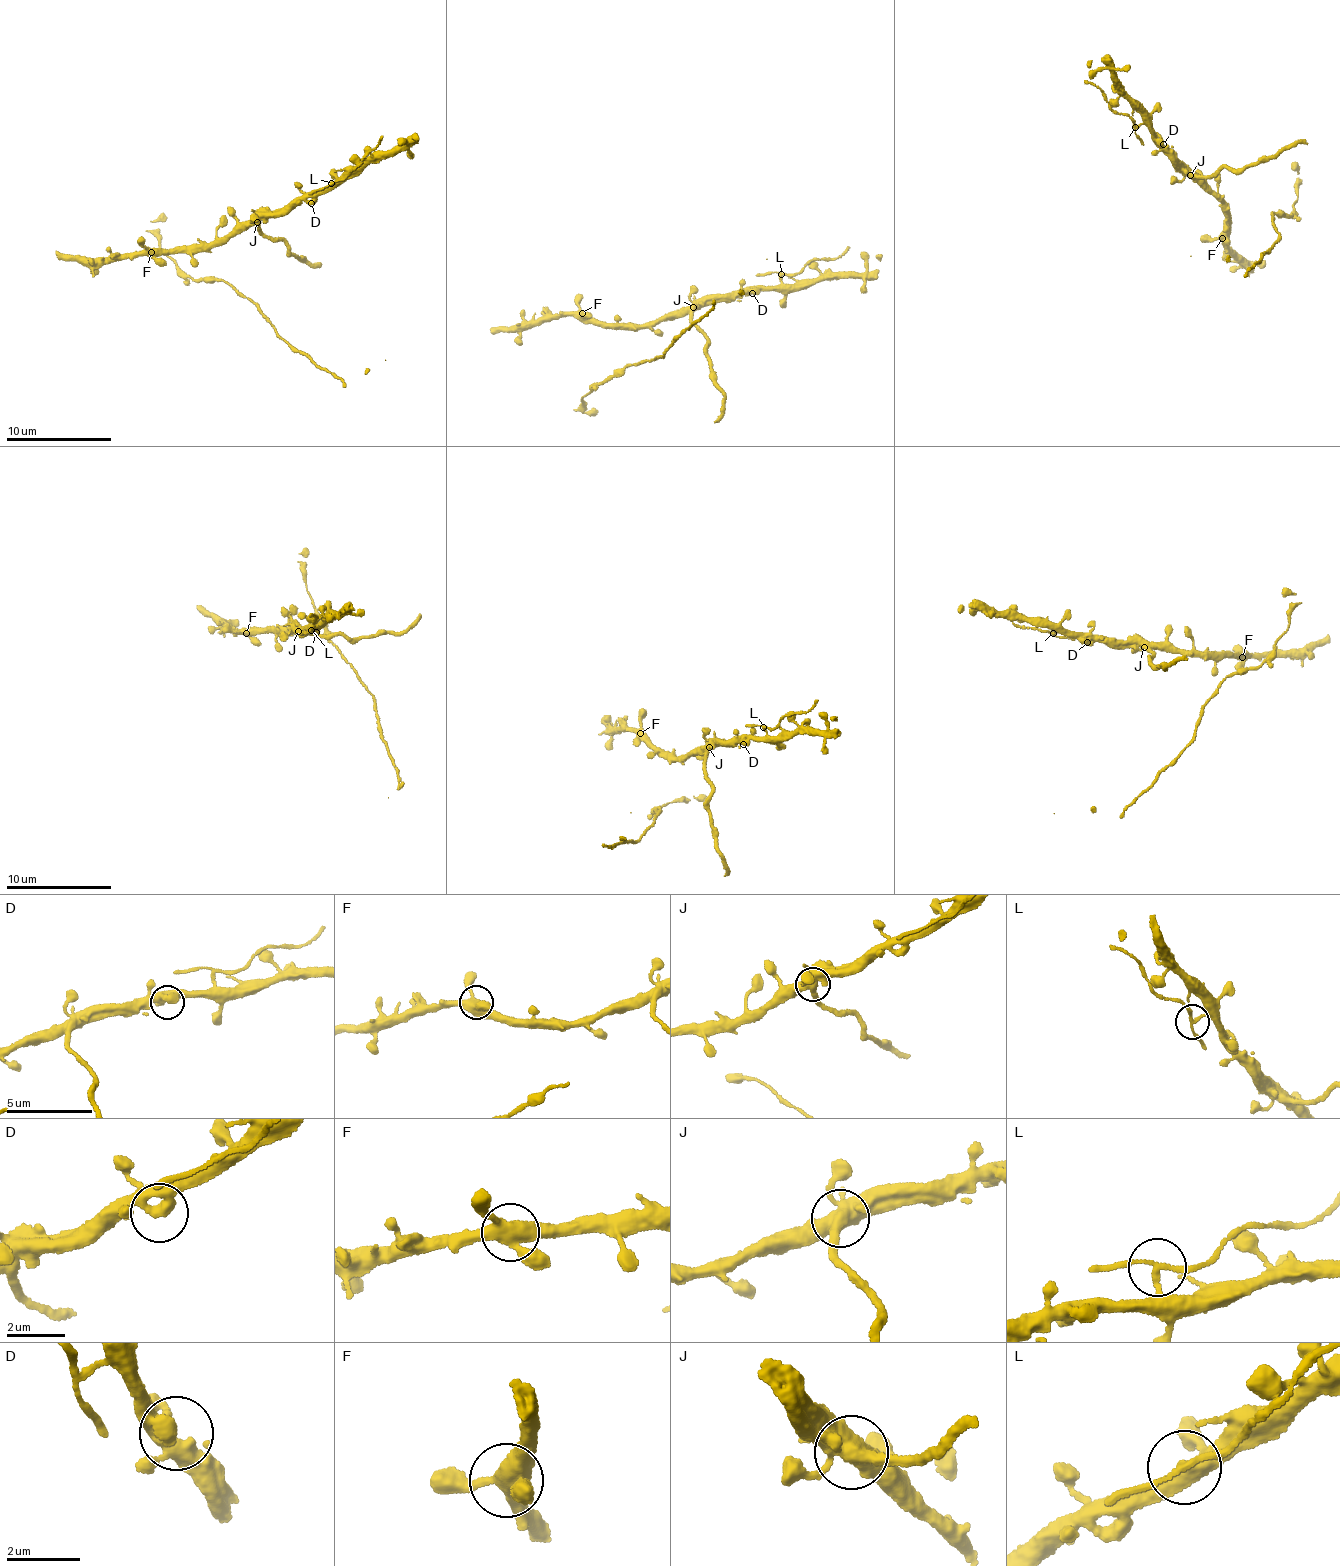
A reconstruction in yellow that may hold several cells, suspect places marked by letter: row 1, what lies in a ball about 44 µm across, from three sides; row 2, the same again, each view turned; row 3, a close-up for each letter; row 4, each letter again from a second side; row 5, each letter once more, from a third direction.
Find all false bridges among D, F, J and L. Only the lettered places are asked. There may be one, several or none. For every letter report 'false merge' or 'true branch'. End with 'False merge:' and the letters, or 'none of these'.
D: true branch
F: true branch
J: false merge
L: false merge
False merge: J, L

